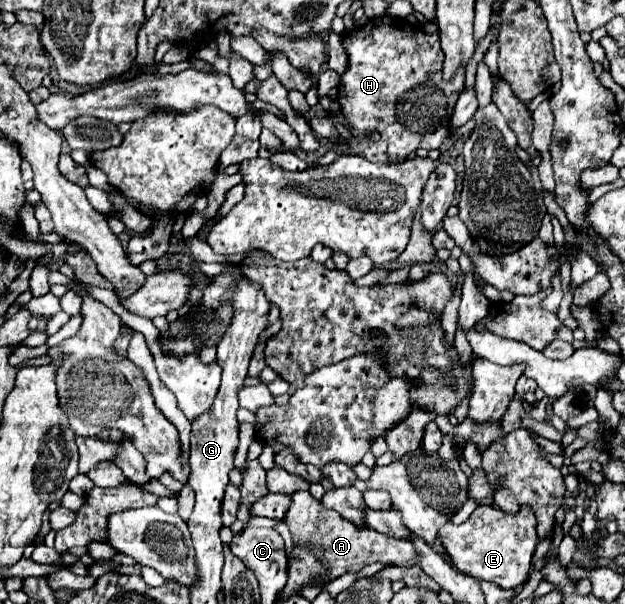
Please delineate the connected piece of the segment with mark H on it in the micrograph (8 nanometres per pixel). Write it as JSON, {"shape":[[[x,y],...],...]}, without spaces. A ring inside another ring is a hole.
{"shape":[[[379,16],[343,34],[343,48],[347,52],[347,70],[337,86],[337,102],[353,126],[351,154],[361,154],[371,162],[397,164],[419,148],[439,148],[447,138],[447,116],[451,116],[465,84],[463,72],[455,80],[445,82],[445,86],[439,80],[439,68],[443,66],[439,34],[425,34],[401,18]],[[369,130],[377,130],[381,140],[367,142],[363,134]]]}

